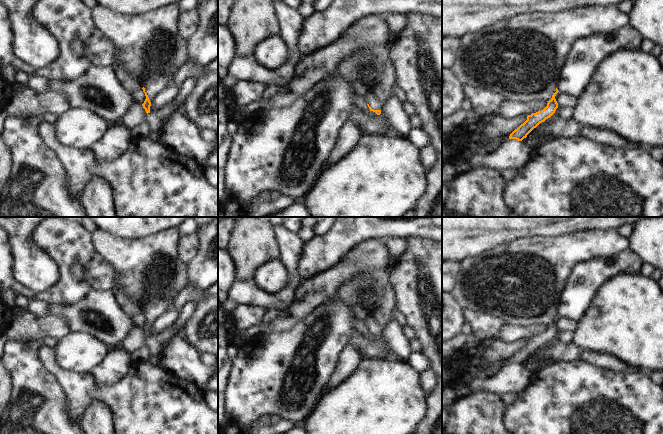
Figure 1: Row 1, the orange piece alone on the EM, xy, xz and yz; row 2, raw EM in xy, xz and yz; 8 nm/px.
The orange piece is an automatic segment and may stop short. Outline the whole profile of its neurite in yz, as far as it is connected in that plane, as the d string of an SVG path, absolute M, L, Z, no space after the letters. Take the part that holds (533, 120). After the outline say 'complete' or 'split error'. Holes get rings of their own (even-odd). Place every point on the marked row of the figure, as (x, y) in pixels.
M615 6L519 15L462 37L451 70L463 86L489 89L502 95L505 101L547 101L543 110L528 115L527 120L509 136L509 139L522 141L558 108L555 99L559 92L557 83L574 42L592 34L611 33L625 25L629 25L629 16Z | split error

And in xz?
M388 41L367 46L363 50L354 50L349 58L339 64L335 72L342 80L350 84L350 90L356 96L362 97L370 111L377 115L381 114L381 109L387 101L396 96L396 89L399 86L397 70L391 54L392 44Z | split error

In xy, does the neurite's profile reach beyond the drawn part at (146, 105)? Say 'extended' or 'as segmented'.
extended

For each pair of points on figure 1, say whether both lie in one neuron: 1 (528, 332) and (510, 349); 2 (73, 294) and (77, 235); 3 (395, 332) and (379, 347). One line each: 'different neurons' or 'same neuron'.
1: different neurons
2: same neuron
3: different neurons

